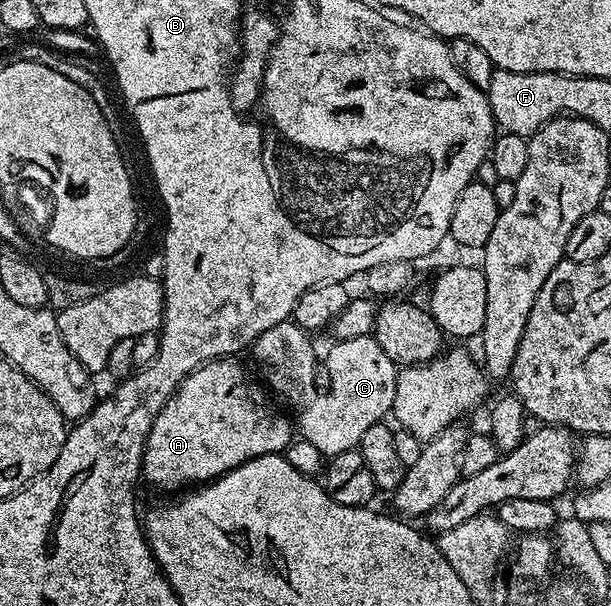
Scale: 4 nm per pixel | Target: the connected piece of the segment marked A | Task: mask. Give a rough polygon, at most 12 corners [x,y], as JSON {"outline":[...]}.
{"outline":[[229,357],[196,367],[151,425],[141,474],[180,492],[294,428]]}

